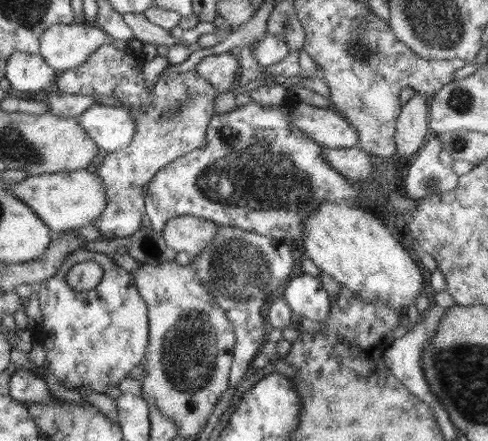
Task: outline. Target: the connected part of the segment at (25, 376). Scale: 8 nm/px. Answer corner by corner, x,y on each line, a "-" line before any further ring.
22,367
11,376
9,386
9,395
21,403
48,406
54,400
45,381

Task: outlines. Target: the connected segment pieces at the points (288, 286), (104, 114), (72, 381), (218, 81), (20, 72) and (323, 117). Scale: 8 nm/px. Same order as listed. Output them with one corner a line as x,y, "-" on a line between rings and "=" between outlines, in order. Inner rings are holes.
297,273
284,284
278,295
295,314
308,320
322,324
329,318
329,294
320,279
314,276
=
96,103
76,119
100,150
106,152
126,148
136,134
136,119
124,107
=
86,249
76,250
76,252
72,252
72,254
66,257
66,260
61,264
58,272
51,276
50,278
44,279
39,284
37,284
38,288
38,297
40,300
40,310
42,311
42,324
41,329
38,329
38,334
42,330
42,336
40,336
40,344
42,344
42,348
44,348
44,352
47,352
46,360
43,365
44,369
48,369
48,372
62,384
66,385
66,388
84,388
86,392
96,392
96,394
106,394
106,390
110,390
112,386
117,386
118,382
123,378
126,378
128,374
130,374
130,370
142,365
147,358
148,355
148,335
149,335
149,319
147,316
147,305
146,302
140,297
140,292
136,284
134,283
136,277
132,275
132,272
128,272
124,270
124,268
120,267
116,262
112,259
112,256
109,256
104,253
92,252
-
92,260
92,262
96,262
96,264
100,264
102,270
104,270
103,276
96,286
96,288
92,288
92,290
88,290
87,292
76,292
70,284
66,281
66,274
68,274
68,270
74,266
74,264
78,264
79,262
88,262
=
236,52
207,56
195,66
195,69
218,93
236,86
240,70
=
14,52
6,62
6,78
11,88
20,92
36,94
53,90
57,75
40,54
=
302,102
292,104
290,120
308,137
328,148
352,148
359,144
358,131
334,108
319,108

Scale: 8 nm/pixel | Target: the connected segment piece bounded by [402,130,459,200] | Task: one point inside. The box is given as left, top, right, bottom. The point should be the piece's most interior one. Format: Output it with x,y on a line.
427,175

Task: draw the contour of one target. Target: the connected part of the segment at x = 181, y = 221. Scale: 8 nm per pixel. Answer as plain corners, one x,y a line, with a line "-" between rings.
182,215
171,218
161,232
168,248
198,256
212,242
218,226
197,216

